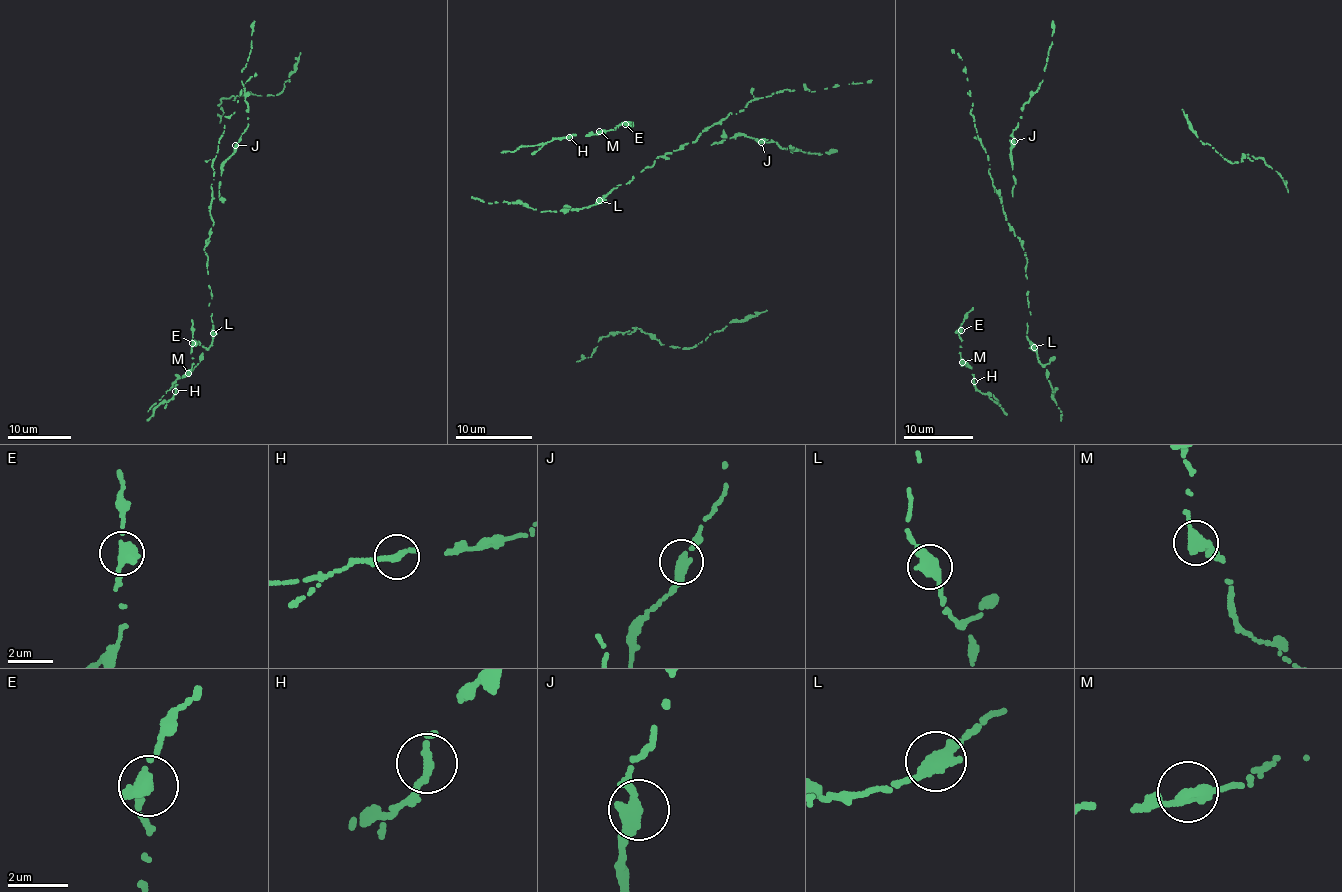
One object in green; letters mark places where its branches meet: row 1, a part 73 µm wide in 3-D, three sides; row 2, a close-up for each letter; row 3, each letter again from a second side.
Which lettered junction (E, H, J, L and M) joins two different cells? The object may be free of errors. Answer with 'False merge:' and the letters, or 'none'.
False merge: none

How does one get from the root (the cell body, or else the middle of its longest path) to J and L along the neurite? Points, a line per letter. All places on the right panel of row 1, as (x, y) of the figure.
J: (999, 191), (1011, 190), (1015, 184), (1010, 154), (1014, 141)
L: (999, 191), (994, 187), (1027, 261), (1031, 314), (1026, 337), (1034, 347)

